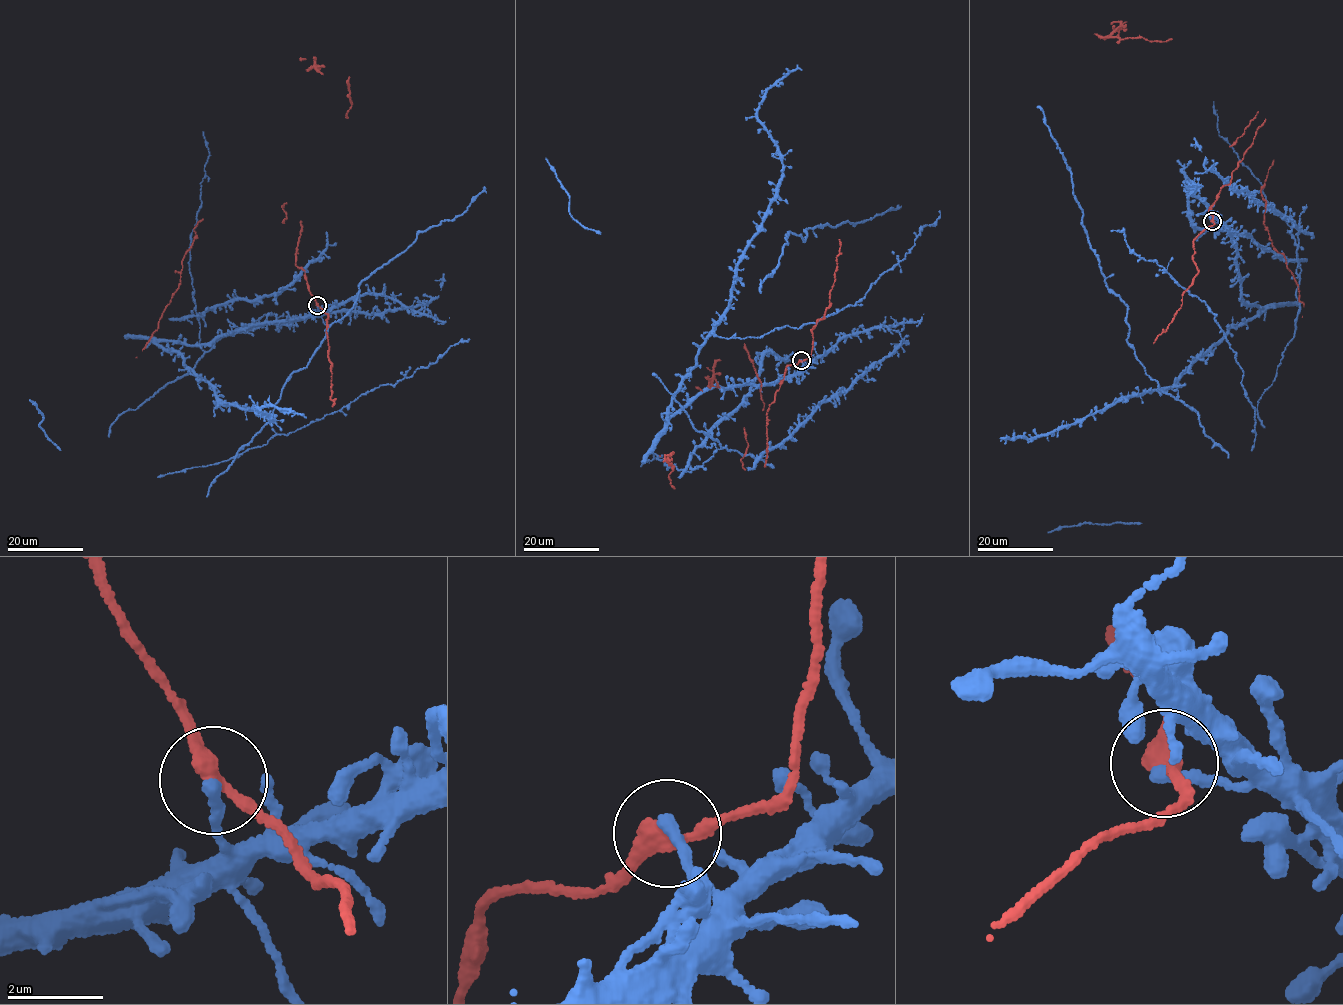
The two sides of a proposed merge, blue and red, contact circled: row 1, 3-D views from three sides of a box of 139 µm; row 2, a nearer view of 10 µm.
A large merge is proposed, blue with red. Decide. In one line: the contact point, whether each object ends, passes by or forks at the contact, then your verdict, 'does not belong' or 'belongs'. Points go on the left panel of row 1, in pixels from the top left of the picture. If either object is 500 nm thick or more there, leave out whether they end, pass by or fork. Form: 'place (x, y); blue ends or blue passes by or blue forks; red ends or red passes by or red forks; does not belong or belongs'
place (317, 305); blue ends; red passes by; does not belong

